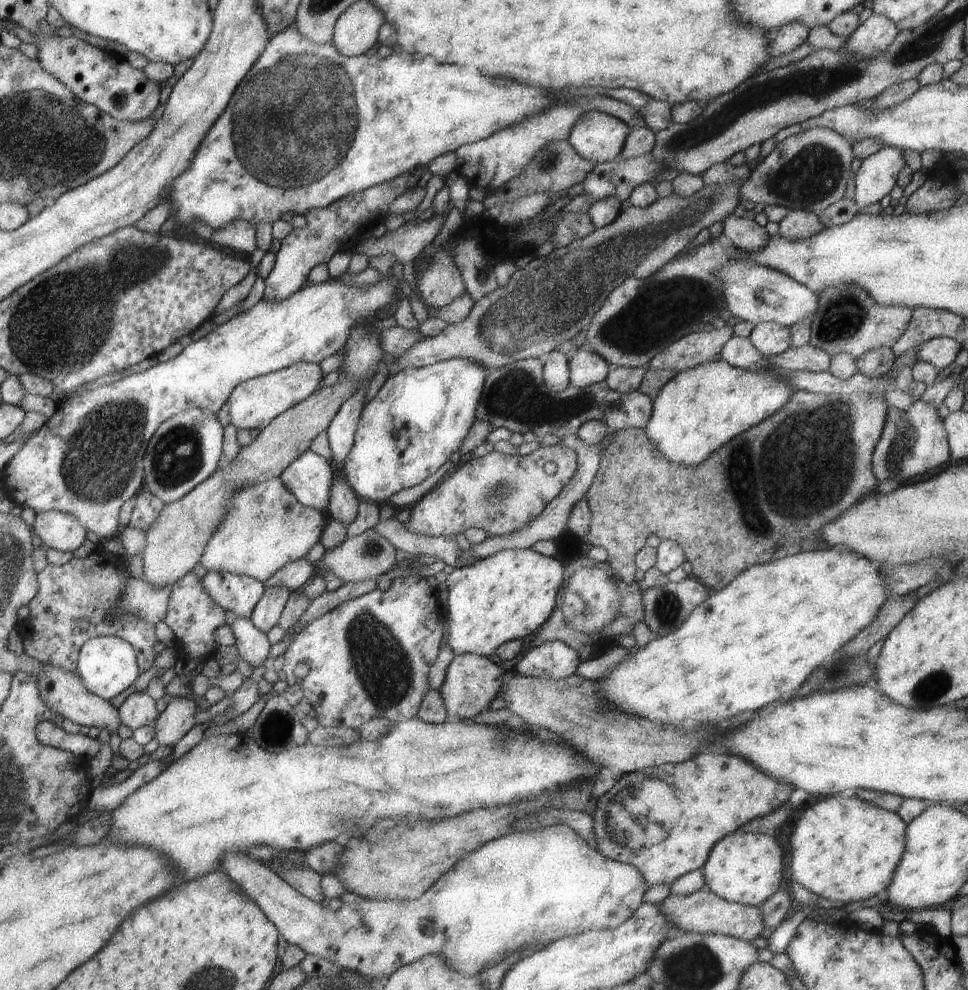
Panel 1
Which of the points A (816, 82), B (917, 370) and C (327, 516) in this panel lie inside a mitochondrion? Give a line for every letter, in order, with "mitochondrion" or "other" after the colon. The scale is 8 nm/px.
A: mitochondrion
B: other
C: other

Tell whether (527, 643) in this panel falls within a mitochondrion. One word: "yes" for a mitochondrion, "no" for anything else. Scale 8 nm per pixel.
no

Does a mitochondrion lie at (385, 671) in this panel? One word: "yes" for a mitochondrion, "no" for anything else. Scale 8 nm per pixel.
yes

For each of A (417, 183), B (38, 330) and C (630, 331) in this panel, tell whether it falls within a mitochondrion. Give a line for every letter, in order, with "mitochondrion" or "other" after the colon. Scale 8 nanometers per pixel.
A: other
B: mitochondrion
C: mitochondrion

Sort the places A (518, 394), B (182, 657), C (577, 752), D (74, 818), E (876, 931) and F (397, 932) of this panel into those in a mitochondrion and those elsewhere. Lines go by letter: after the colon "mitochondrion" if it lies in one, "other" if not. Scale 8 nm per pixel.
A: mitochondrion
B: other
C: other
D: other
E: other
F: mitochondrion

